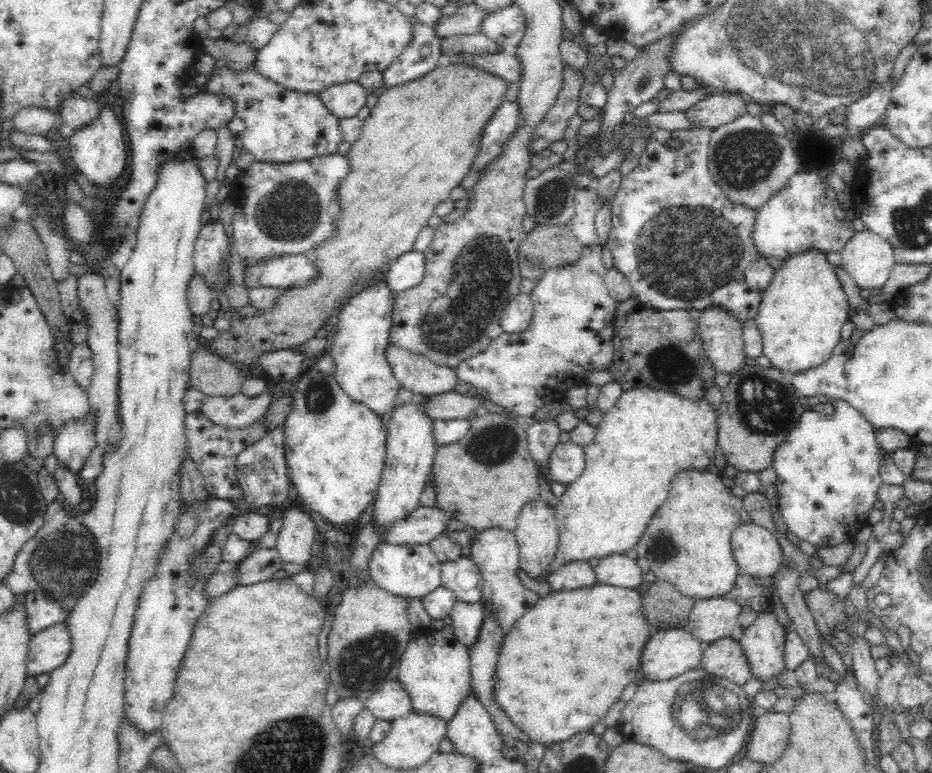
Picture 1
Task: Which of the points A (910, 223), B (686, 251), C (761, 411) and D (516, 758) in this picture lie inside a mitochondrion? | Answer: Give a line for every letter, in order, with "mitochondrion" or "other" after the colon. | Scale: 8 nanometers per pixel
A: mitochondrion
B: mitochondrion
C: mitochondrion
D: other

